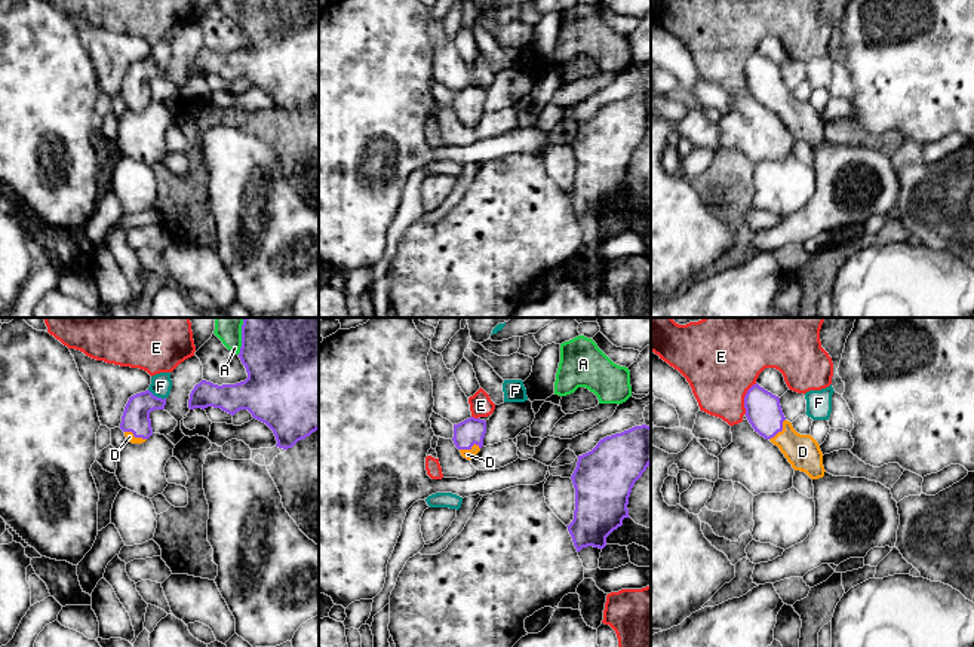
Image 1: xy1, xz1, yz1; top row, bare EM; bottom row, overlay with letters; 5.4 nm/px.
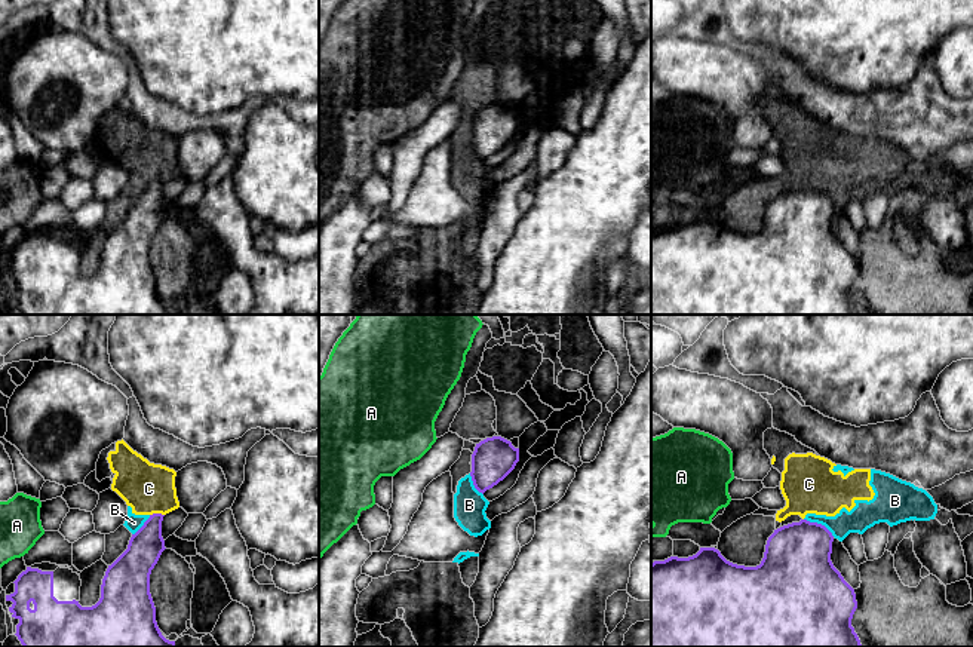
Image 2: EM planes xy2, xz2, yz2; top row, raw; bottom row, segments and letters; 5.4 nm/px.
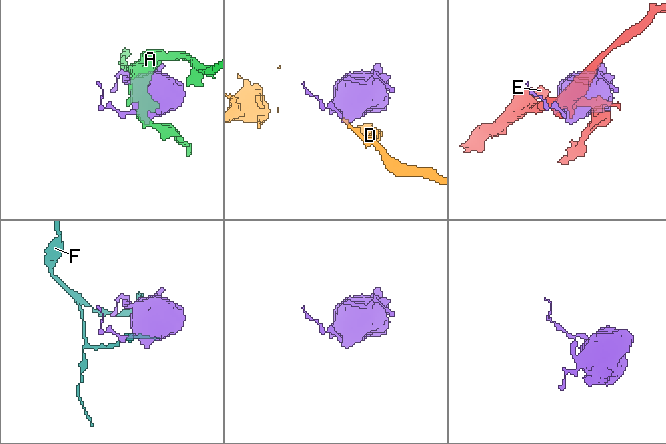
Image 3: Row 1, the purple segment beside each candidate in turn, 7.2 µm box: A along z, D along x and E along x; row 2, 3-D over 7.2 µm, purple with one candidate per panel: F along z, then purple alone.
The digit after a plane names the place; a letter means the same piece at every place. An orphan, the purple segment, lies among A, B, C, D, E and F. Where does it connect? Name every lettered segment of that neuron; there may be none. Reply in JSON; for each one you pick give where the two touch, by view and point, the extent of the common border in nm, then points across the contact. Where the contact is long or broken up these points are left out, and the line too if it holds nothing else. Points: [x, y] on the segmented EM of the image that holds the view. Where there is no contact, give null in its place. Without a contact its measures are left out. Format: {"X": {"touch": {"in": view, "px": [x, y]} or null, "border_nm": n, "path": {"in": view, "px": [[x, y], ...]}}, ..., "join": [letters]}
{"D": {"touch": {"in": "xy1", "px": [135, 437]}, "border_nm": 130, "path": {"in": "xy1", "px": [[135, 419], [135, 437], [129, 437]]}}, "join": ["D"]}

